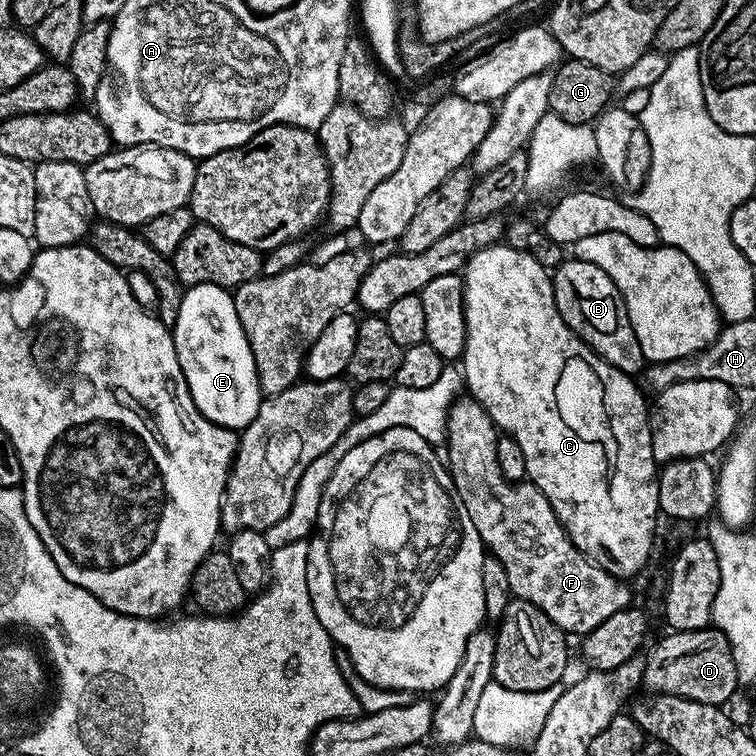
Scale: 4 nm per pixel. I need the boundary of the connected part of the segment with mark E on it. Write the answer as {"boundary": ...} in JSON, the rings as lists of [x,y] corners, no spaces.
{"boundary":[[[213,284],[191,285],[182,298],[182,310],[178,310],[176,325],[170,331],[178,354],[178,366],[182,366],[182,374],[194,398],[194,406],[198,406],[200,413],[210,422],[220,424],[223,428],[243,430],[252,421],[254,414],[258,414],[262,393],[258,370],[254,366],[254,354],[250,350],[246,330],[242,330],[233,293]]]}

